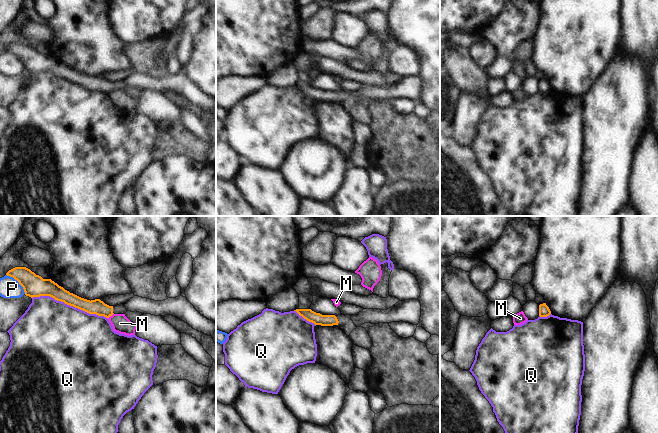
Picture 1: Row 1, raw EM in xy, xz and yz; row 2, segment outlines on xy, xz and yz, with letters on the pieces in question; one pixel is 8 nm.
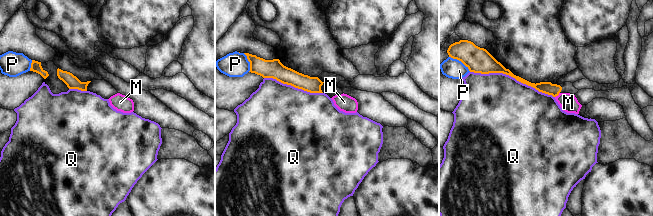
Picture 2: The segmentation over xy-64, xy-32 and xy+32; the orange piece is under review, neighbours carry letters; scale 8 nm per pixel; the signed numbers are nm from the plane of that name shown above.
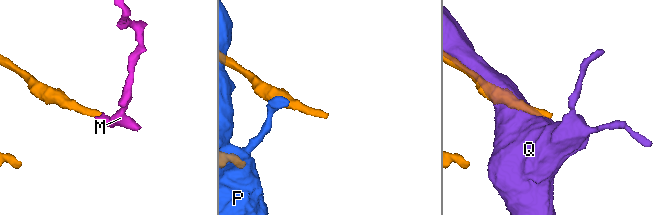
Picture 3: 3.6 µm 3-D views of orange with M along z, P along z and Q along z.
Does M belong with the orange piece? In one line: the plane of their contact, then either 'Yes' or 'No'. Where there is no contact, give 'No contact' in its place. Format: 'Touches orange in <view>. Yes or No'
Touches orange in xy. No.

